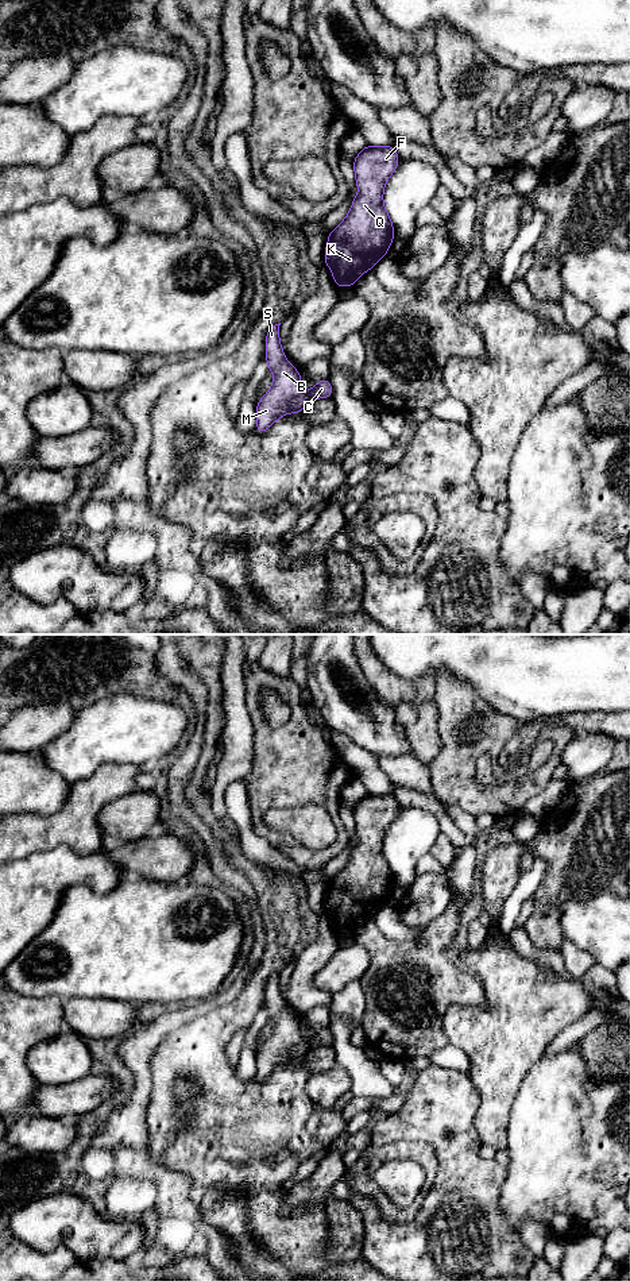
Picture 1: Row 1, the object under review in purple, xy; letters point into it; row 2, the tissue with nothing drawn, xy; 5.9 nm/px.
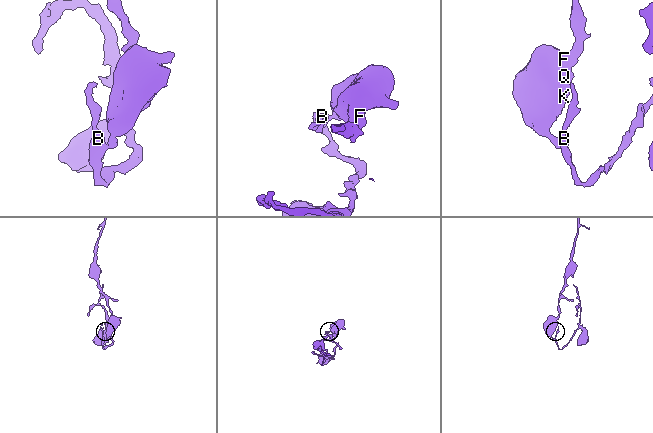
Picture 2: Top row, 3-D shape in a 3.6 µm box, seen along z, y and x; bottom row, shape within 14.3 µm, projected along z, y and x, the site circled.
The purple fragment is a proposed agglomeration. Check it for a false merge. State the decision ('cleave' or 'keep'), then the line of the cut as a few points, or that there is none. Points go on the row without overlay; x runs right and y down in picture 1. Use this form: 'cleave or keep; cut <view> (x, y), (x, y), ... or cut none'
cleave; cut xy (308, 1040), (310, 1046)

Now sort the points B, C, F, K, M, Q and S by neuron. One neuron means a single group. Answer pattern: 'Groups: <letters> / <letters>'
Groups: B M S / C F K Q

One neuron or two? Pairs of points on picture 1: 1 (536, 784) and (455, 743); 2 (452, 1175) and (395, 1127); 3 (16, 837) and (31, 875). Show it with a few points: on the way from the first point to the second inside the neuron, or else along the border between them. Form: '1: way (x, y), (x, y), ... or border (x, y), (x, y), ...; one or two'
1: way (510, 794), (482, 794), (457, 768); one
2: way (452, 1156), (424, 1127), (414, 1127); one
3: border (54, 847), (14, 860); two

